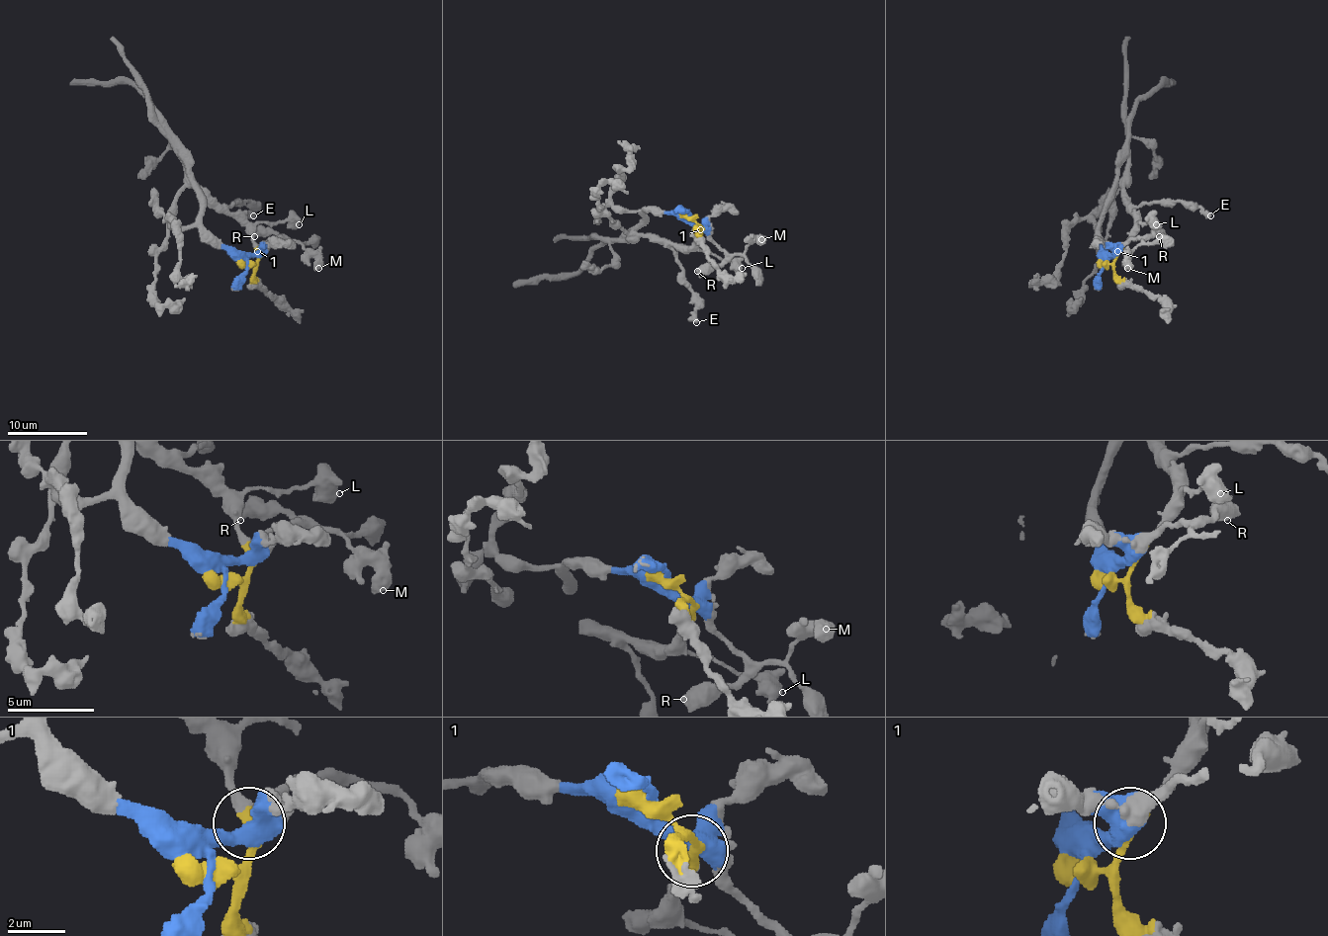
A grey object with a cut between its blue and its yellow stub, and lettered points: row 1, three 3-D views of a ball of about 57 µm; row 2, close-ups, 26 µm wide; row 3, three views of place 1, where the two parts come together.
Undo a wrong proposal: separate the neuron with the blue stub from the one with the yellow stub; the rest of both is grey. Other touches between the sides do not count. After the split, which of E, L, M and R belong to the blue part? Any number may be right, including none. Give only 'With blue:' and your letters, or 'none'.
With blue: M, R

